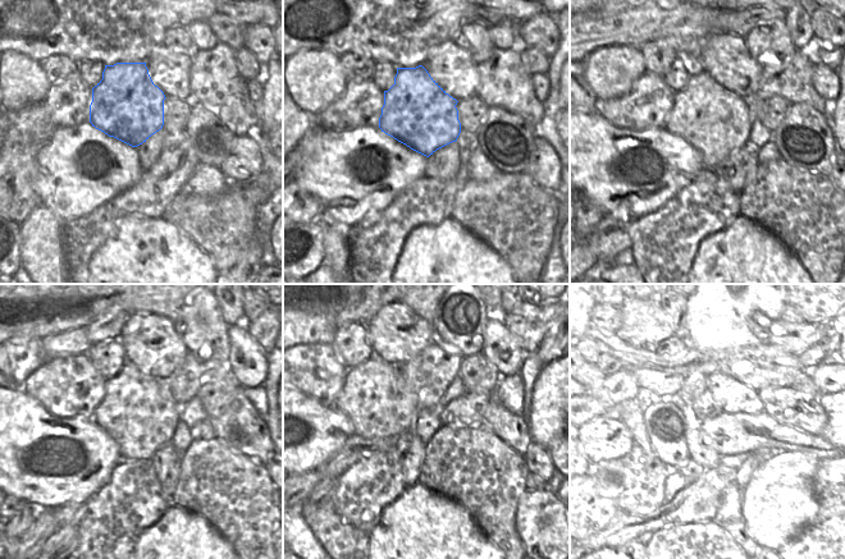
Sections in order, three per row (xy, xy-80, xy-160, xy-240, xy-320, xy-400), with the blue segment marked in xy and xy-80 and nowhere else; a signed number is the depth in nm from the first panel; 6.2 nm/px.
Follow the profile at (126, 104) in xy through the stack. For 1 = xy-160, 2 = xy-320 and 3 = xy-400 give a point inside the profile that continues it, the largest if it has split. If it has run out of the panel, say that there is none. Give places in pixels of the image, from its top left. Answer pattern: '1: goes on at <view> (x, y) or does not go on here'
1: goes on at xy-160 (716, 122)
2: goes on at xy-320 (378, 403)
3: goes on at xy-400 (651, 401)

